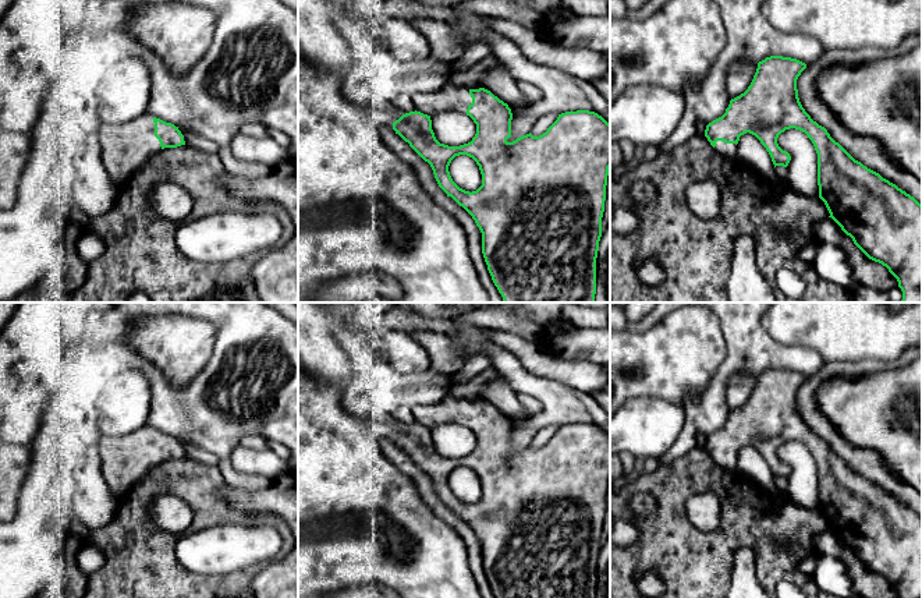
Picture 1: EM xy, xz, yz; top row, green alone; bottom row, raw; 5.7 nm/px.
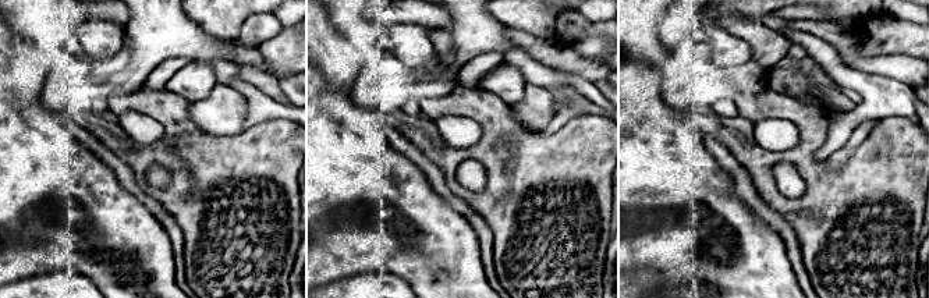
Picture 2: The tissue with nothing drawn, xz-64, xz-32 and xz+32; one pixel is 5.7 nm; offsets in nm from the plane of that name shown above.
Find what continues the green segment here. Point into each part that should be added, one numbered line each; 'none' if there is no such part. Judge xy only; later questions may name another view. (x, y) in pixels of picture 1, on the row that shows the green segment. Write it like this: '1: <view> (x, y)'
1: xy (124, 148)

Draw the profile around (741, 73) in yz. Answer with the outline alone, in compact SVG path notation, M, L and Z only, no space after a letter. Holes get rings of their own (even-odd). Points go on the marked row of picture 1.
M741 59L730 66L726 82L730 99L740 96L748 89L756 68L758 63L752 63L745 59Z

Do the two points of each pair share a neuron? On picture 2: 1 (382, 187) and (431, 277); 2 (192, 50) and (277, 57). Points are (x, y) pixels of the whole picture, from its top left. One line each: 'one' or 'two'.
1: one
2: two

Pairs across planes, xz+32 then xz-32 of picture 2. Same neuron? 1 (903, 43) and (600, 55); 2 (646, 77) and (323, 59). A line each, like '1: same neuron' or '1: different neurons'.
1: different neurons
2: different neurons

